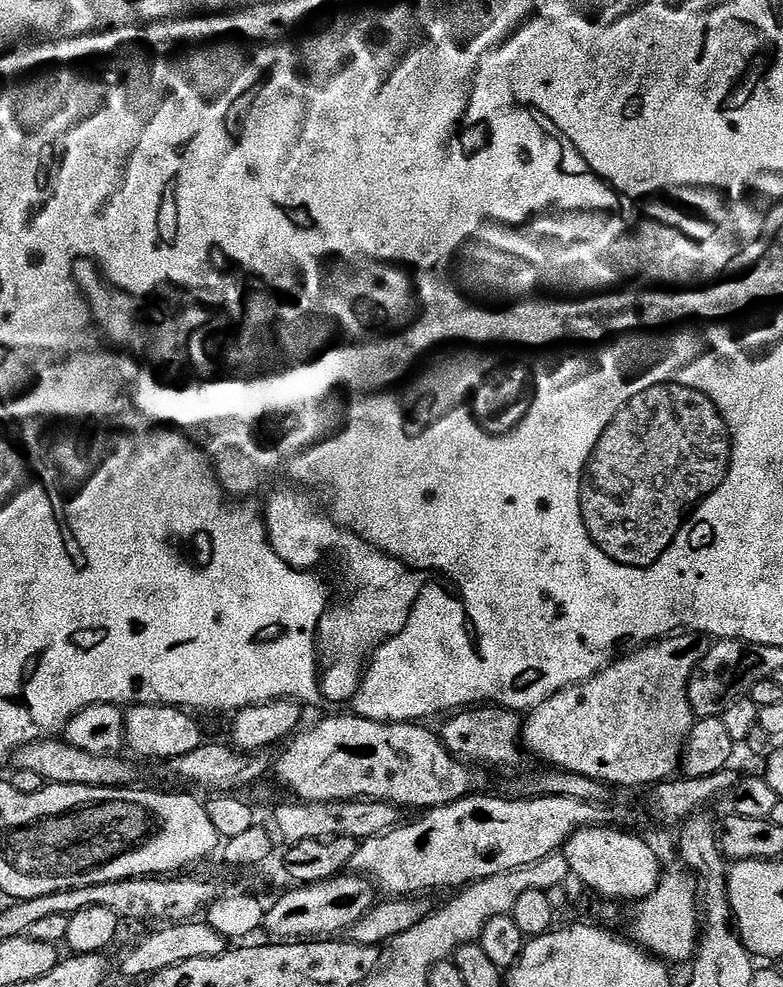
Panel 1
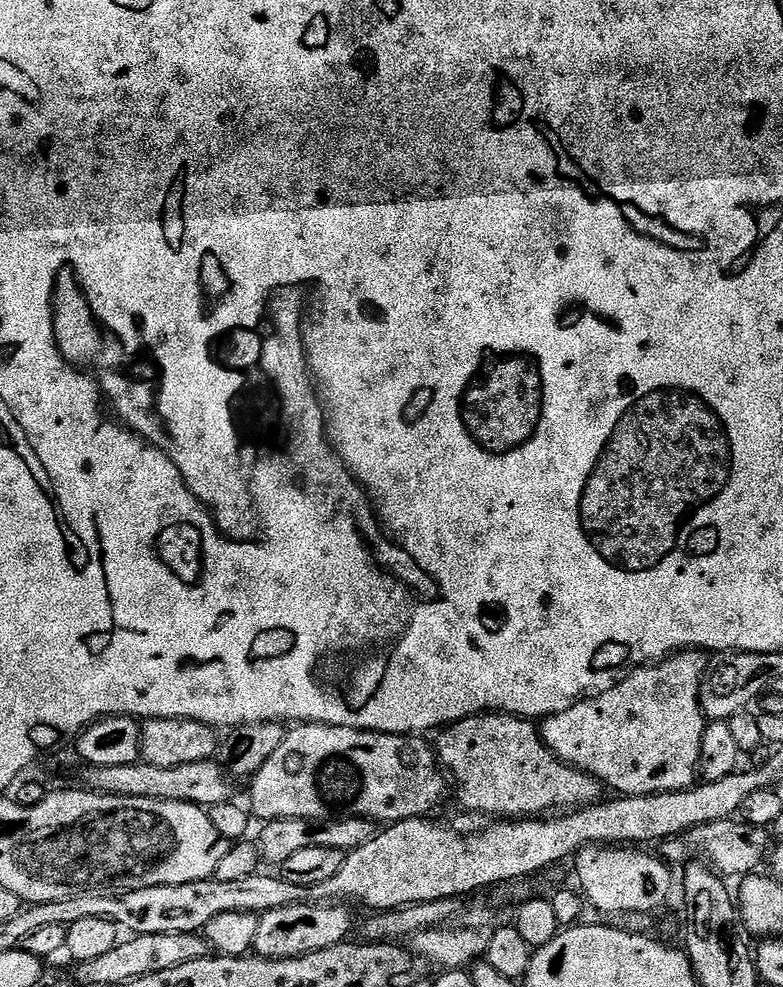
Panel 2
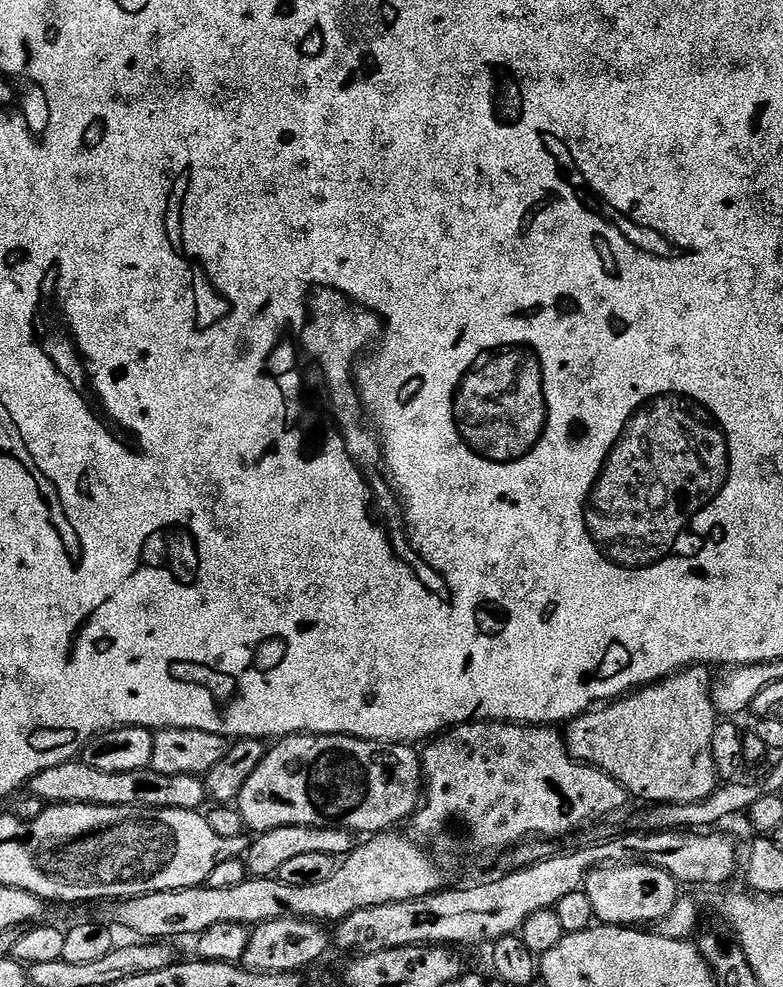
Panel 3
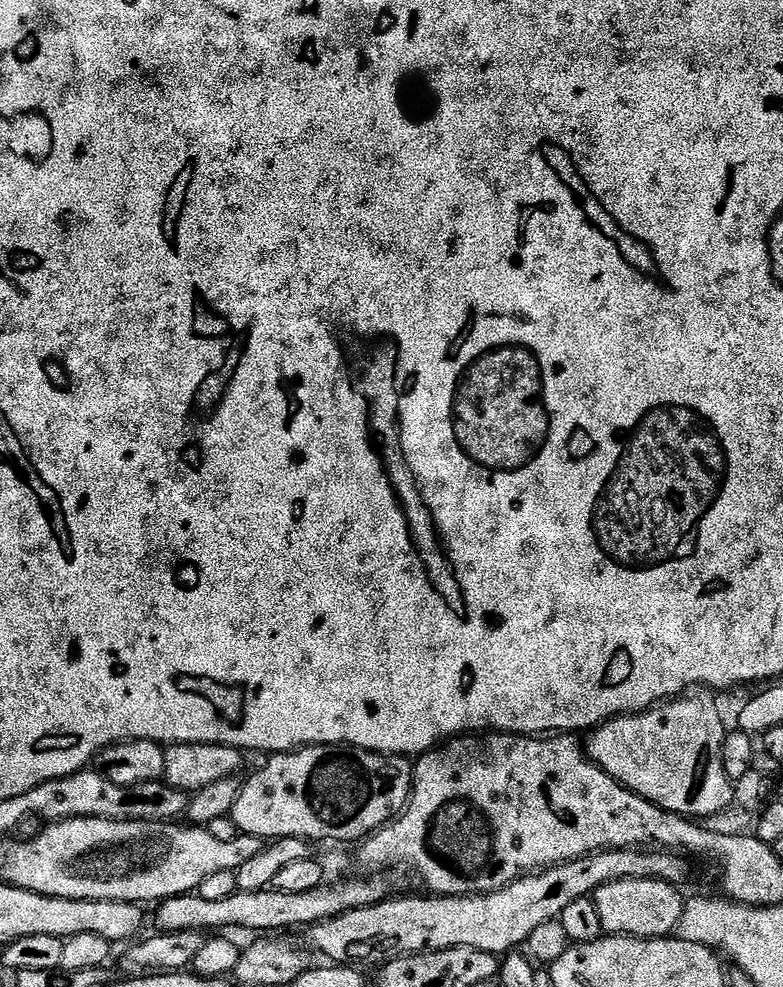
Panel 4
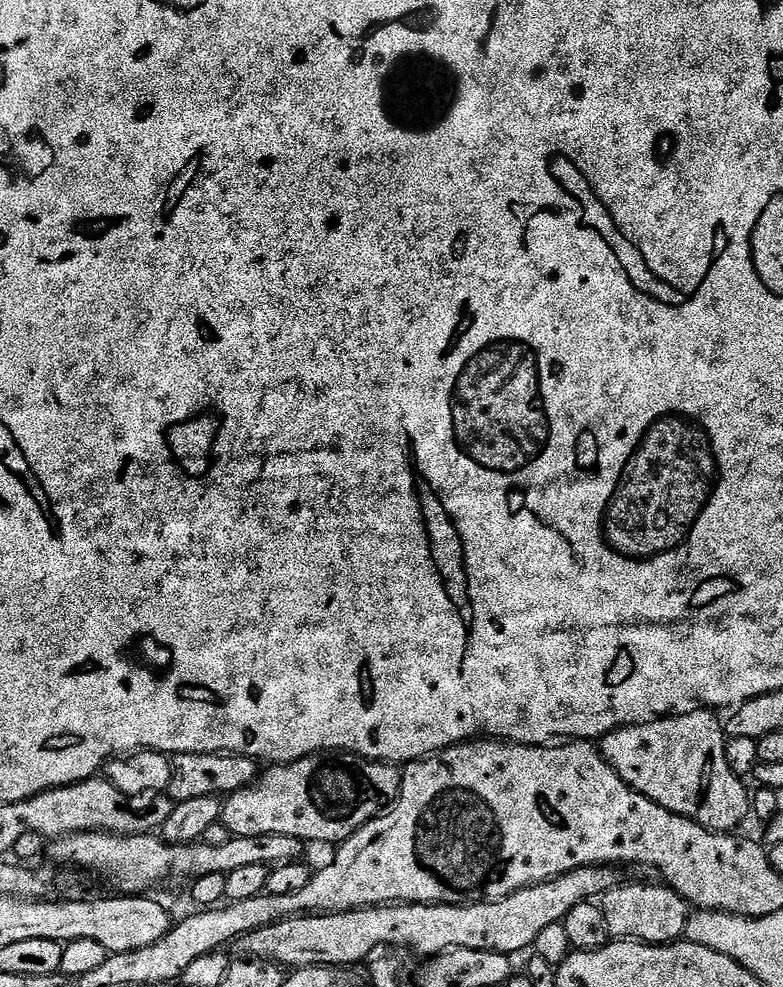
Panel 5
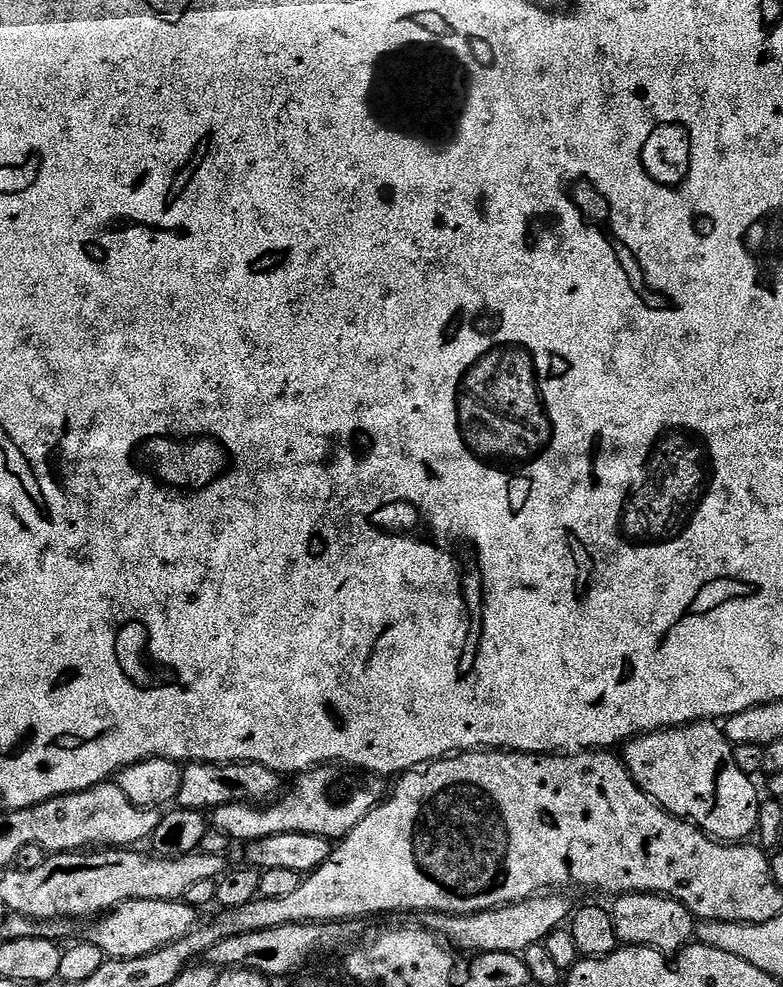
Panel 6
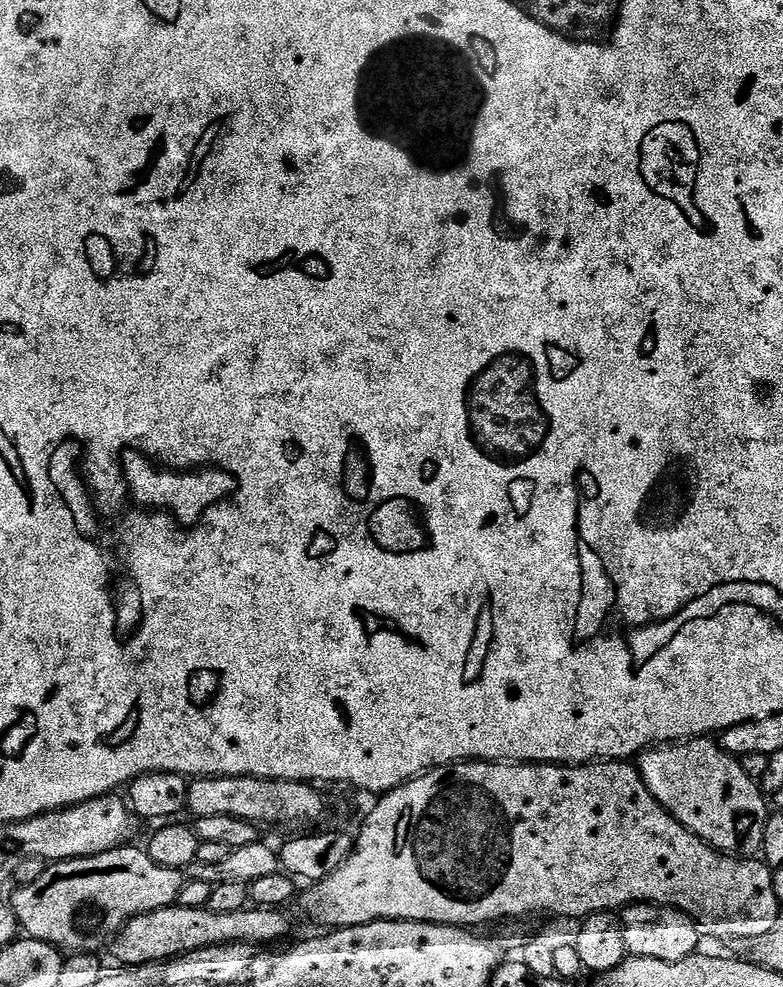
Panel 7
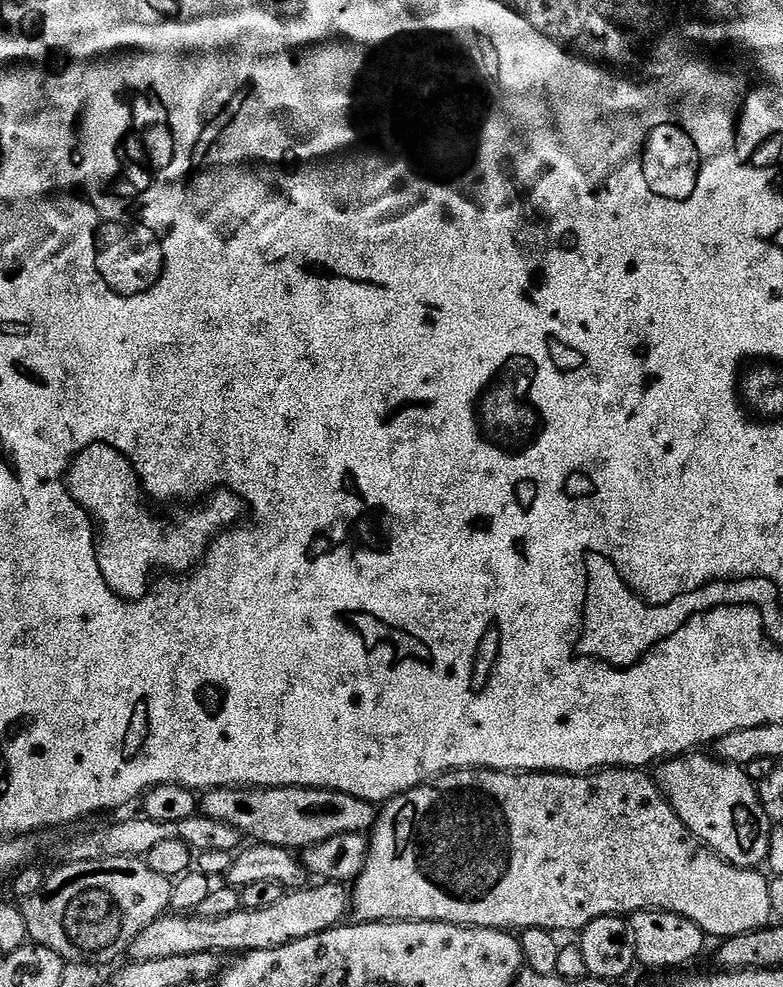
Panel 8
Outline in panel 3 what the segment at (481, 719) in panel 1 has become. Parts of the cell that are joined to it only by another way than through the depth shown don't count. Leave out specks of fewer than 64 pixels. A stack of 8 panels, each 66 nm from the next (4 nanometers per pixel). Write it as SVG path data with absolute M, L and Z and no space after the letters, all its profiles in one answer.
M473 720L471 724L457 724L456 727L447 729L431 742L425 743L424 746L425 748L422 748L422 780L424 783L422 799L411 817L410 825L412 824L413 828L411 831L421 845L427 846L437 857L445 856L448 860L496 860L504 851L505 855L513 846L525 843L529 838L568 836L571 832L578 831L587 820L600 820L607 812L618 811L624 803L629 803L630 800L624 787L618 782L614 782L614 778L610 778L602 770L598 770L590 764L577 762L568 752L563 735L552 726L514 724L503 720Z

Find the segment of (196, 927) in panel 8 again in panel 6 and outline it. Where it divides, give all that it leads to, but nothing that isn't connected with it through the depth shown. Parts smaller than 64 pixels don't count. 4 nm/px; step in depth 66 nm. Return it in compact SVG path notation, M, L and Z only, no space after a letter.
M128 900L119 904L111 912L99 917L92 928L91 943L99 946L109 960L129 960L142 958L146 954L154 954L154 950L162 950L162 946L170 946L182 938L186 938L197 927L197 909L184 900Z

